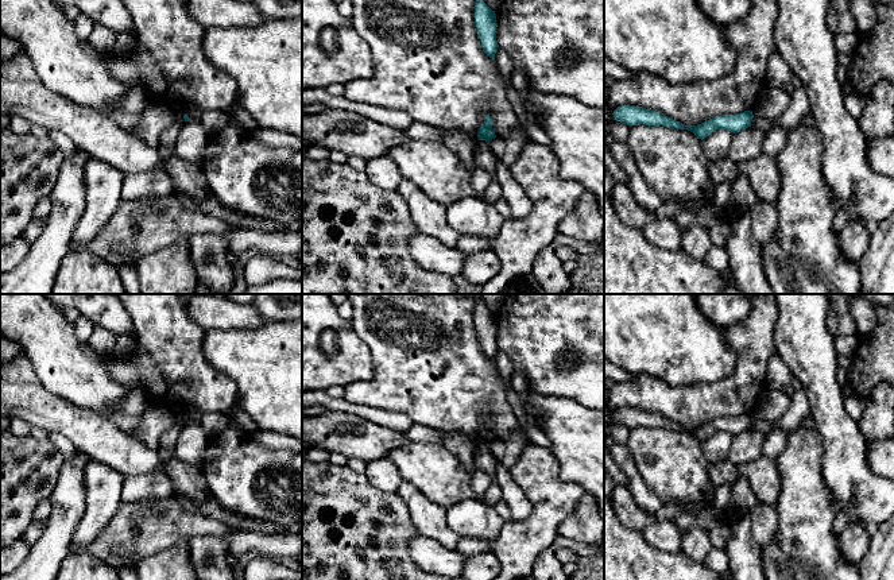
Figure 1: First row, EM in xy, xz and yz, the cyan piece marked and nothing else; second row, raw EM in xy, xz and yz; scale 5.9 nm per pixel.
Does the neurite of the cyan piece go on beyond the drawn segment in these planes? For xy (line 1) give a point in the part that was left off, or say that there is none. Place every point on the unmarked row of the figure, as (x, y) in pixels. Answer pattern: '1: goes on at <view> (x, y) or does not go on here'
1: does not go on here

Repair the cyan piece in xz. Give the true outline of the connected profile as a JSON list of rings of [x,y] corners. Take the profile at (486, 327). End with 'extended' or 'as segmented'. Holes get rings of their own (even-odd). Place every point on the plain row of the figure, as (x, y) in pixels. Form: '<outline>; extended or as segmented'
[[[475,295],[475,298],[475,329],[481,344],[483,353],[495,363],[495,356],[499,349],[496,343],[496,316],[477,295]]]; as segmented

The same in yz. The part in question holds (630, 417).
[[[622,407],[614,413],[614,419],[616,424],[624,425],[630,429],[636,426],[645,426],[662,428],[676,432],[688,432],[703,442],[716,432],[727,432],[734,436],[746,432],[751,429],[754,417],[752,413],[744,413],[736,417],[720,417],[697,428],[684,428],[682,425],[676,424],[665,418],[663,415],[651,411],[634,407]]]; as segmented

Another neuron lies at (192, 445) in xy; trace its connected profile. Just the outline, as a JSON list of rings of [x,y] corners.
[[[187,422],[181,430],[173,456],[179,460],[201,465],[206,457],[210,437],[205,433],[200,422]]]

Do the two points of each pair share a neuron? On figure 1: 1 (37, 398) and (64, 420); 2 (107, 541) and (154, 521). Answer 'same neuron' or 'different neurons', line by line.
1: same neuron
2: same neuron

